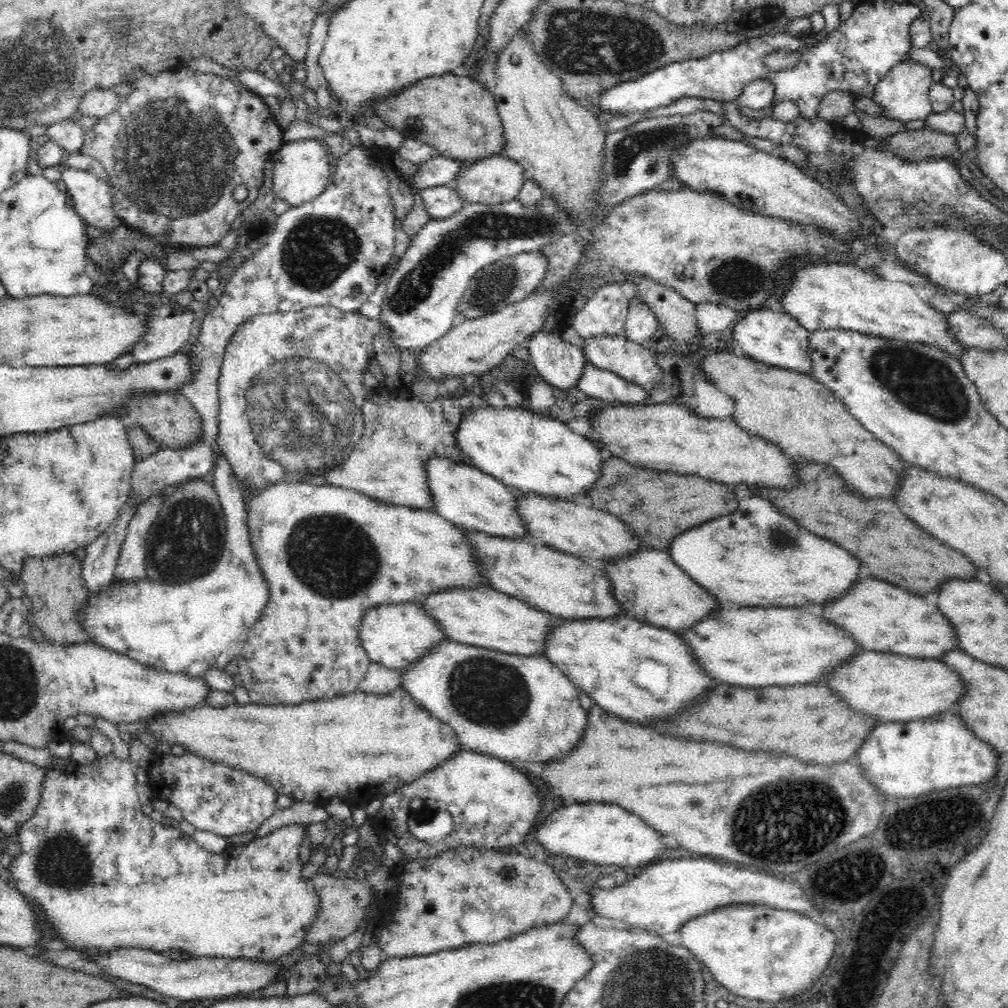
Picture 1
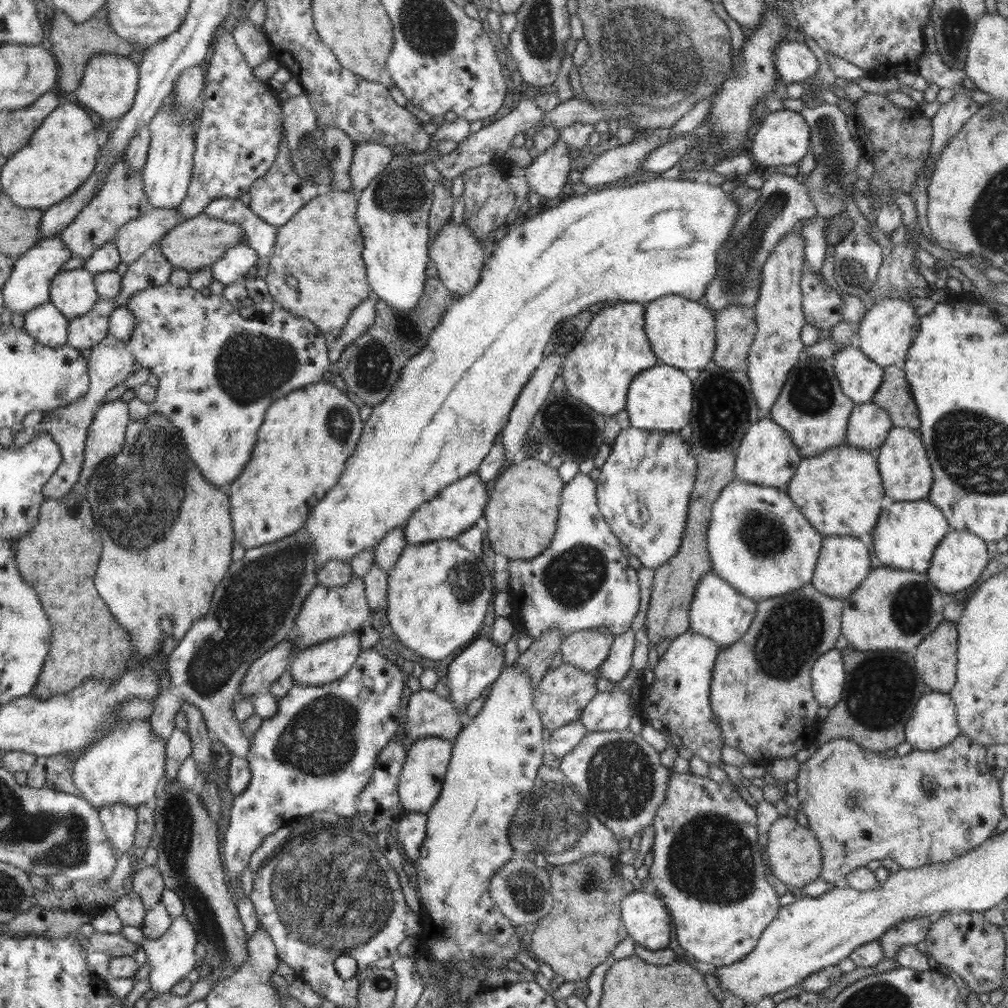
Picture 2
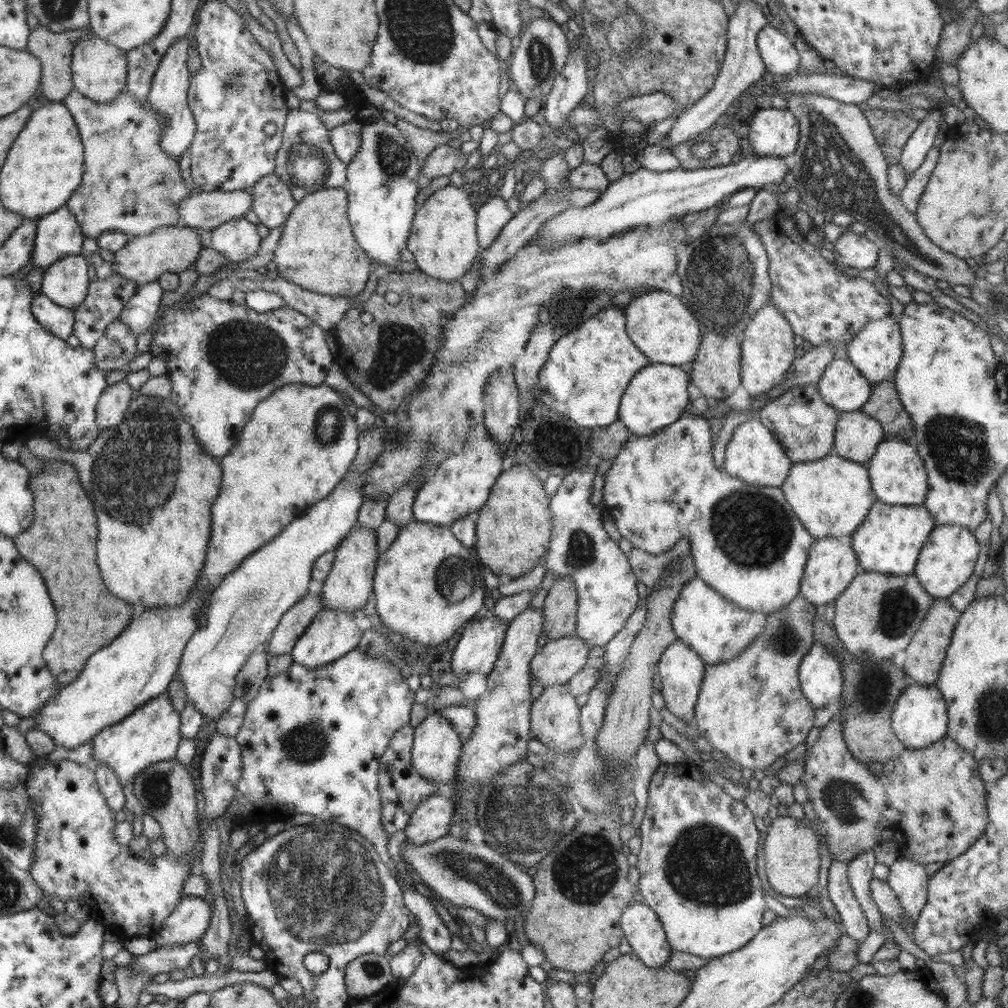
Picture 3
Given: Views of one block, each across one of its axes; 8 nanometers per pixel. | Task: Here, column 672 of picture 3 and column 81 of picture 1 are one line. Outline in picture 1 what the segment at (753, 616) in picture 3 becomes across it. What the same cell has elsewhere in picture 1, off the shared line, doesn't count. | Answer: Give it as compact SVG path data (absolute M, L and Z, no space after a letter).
M222 451L216 457L215 467L212 469L212 485L219 496L227 522L224 550L212 572L180 585L152 582L147 578L130 584L114 580L112 584L100 589L100 592L90 593L78 621L92 643L152 668L179 672L188 678L204 678L208 670L223 669L241 653L247 632L250 632L252 625L260 618L269 599L268 581L264 579L264 573L256 560L250 531L247 529L247 510L243 501L246 490L236 479Z

